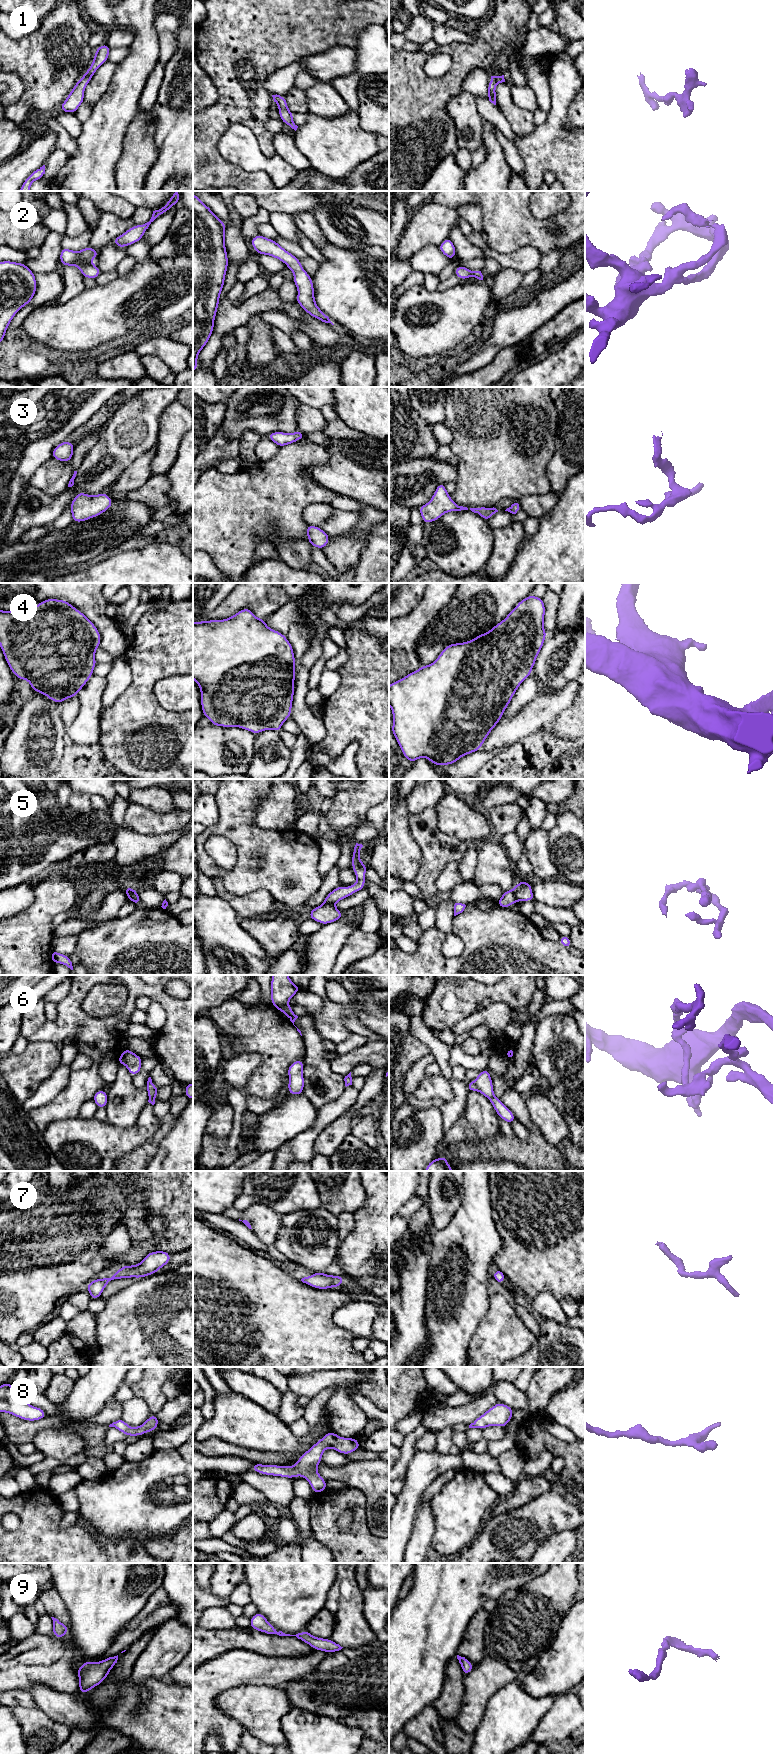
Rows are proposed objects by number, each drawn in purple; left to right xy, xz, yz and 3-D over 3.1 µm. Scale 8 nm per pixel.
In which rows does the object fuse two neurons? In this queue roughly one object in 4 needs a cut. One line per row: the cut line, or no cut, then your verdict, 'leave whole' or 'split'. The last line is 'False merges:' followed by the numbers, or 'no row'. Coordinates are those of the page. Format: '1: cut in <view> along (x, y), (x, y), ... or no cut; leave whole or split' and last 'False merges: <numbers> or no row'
1: no cut; leave whole
2: no cut; leave whole
3: no cut; leave whole
4: no cut; leave whole
5: cut in yz along (512, 890), (517, 901); split
6: cut in yz along (493, 1095), (490, 1100); split
7: no cut; leave whole
8: no cut; leave whole
9: no cut; leave whole
False merges: 5, 6

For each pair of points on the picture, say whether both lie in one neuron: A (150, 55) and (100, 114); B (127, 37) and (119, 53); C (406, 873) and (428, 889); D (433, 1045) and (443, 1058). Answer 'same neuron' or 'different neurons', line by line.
A: same neuron
B: different neurons
C: different neurons
D: same neuron

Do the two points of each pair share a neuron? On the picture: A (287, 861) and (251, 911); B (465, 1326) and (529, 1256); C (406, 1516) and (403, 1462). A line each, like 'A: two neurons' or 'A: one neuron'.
A: two neurons
B: two neurons
C: two neurons

